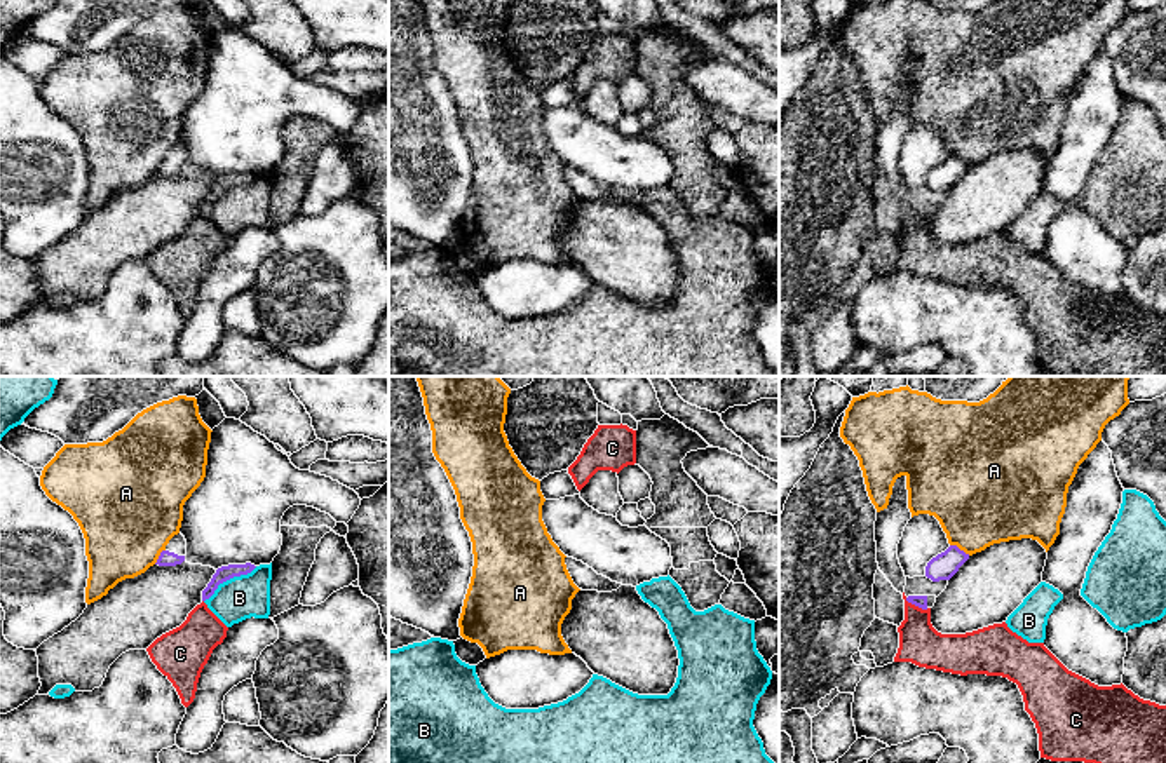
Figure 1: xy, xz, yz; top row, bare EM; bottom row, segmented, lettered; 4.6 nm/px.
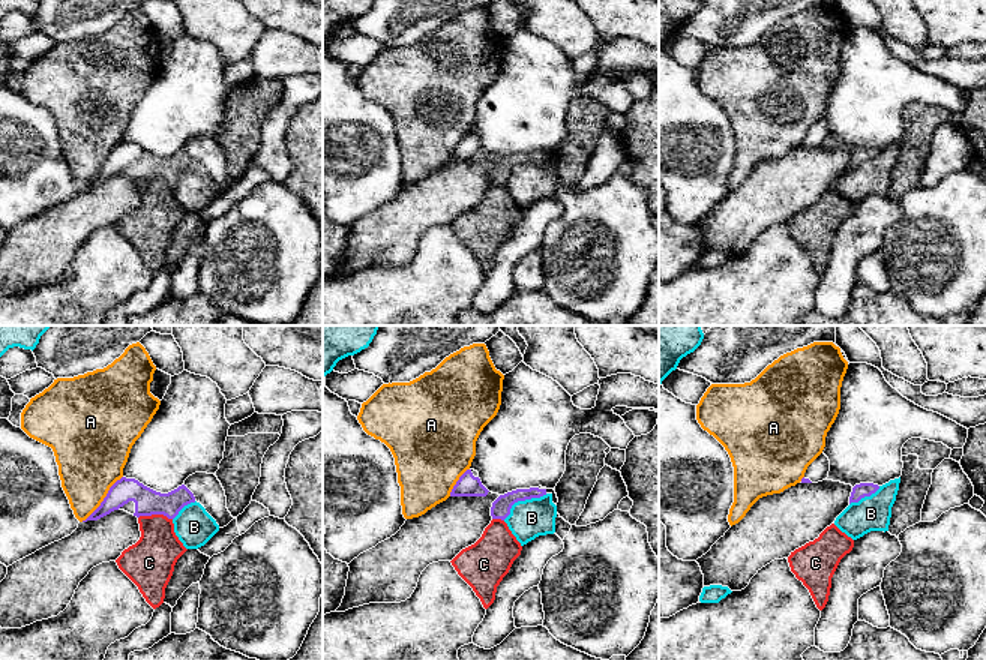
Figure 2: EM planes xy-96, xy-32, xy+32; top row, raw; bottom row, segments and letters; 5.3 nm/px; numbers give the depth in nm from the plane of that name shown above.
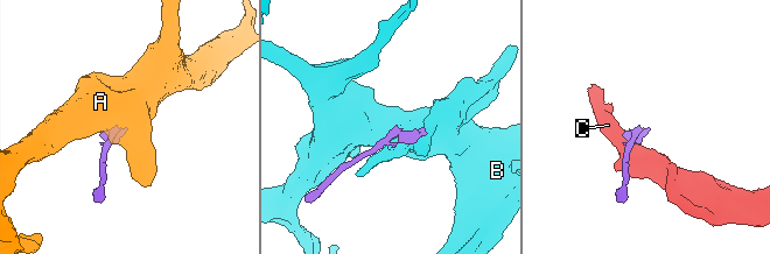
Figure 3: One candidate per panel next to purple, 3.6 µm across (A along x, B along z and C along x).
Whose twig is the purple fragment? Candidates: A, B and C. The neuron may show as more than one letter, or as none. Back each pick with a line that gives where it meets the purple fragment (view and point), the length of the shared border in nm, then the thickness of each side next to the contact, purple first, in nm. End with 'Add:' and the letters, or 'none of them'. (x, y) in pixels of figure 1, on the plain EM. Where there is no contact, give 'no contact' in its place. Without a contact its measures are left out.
Add: none of them

